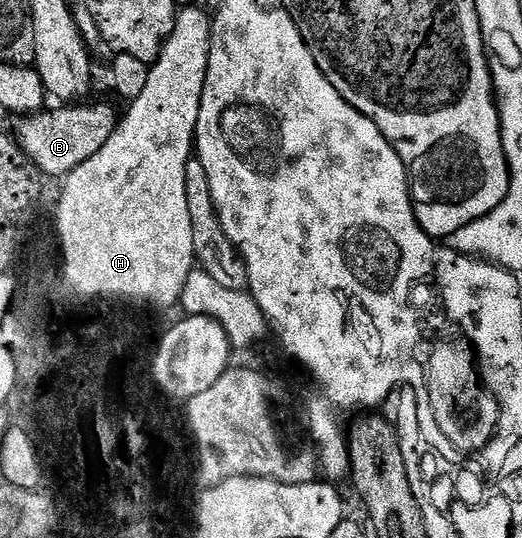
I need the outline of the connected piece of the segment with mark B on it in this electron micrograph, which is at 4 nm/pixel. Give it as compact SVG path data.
M73 103L68 107L57 107L61 109L50 108L48 111L27 113L16 118L17 142L46 178L63 179L68 173L75 171L75 167L87 163L87 159L96 155L117 129L119 113L115 110L108 109L105 105L81 104L85 103Z

